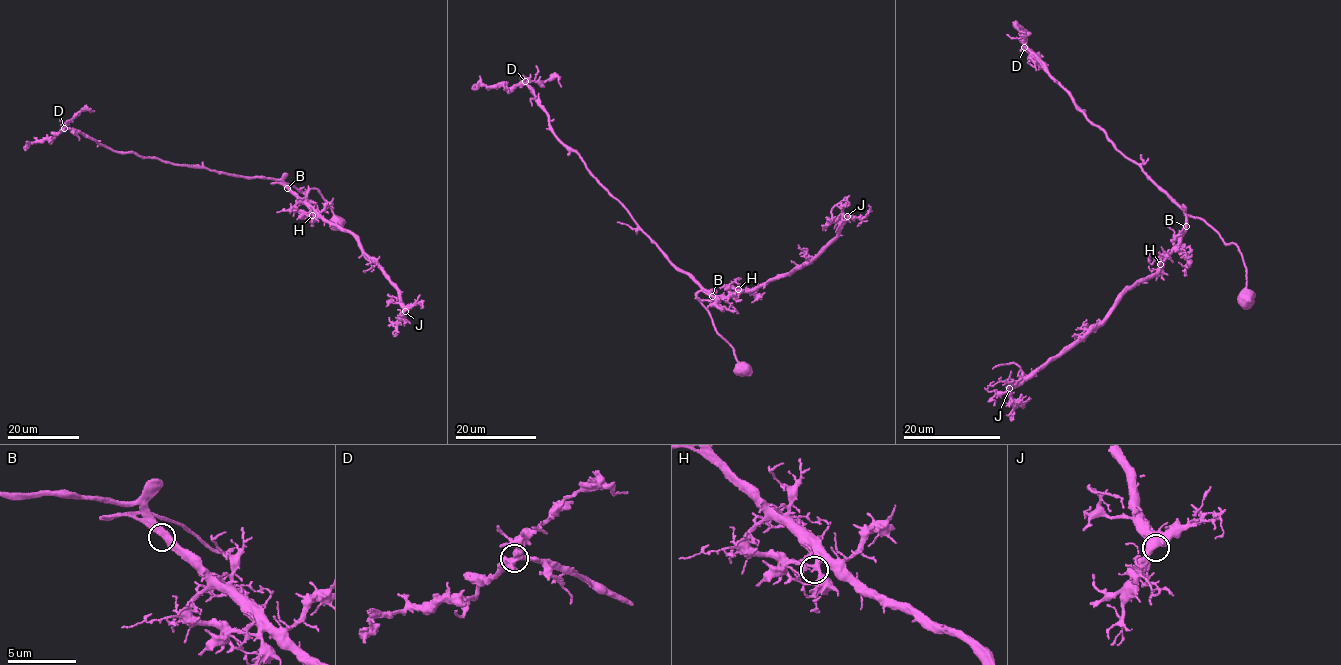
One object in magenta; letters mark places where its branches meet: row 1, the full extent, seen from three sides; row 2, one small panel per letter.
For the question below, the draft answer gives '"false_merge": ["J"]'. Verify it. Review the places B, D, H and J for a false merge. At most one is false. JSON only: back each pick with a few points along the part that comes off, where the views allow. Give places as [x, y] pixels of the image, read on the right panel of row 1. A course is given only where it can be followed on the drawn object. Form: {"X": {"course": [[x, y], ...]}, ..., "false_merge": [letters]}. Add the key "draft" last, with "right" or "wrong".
{"false_merge": [], "draft": "wrong"}

